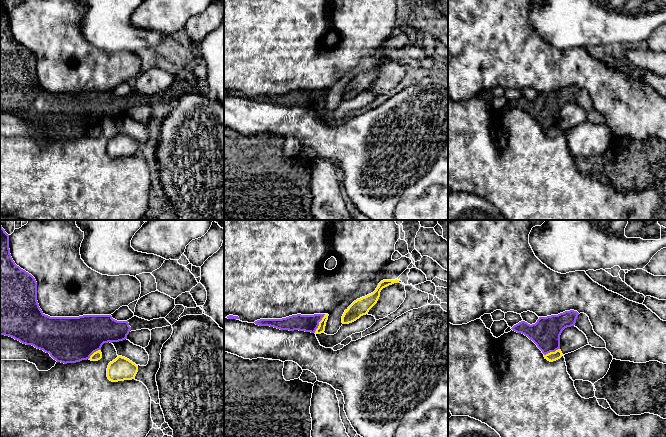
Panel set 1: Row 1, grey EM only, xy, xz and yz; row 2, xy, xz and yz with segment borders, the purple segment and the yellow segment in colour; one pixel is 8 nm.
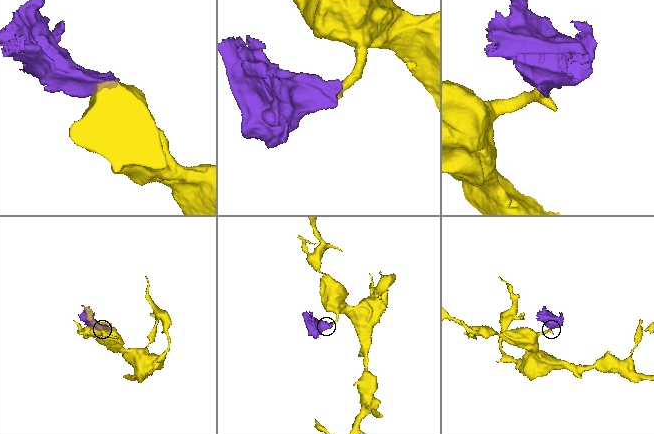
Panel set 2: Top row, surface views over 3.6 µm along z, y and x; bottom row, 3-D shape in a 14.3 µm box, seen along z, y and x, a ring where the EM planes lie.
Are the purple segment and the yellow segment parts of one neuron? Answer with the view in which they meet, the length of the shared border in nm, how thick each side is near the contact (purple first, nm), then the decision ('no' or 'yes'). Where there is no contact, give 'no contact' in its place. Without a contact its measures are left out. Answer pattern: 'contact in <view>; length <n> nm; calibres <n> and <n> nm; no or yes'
contact in xz; length 180 nm; calibres 140 and 60 nm; no

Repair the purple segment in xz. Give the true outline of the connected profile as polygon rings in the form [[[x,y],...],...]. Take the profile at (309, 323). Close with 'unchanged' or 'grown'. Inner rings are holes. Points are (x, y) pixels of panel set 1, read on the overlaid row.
[[[325,314],[292,315],[282,319],[260,319],[254,323],[259,326],[270,326],[280,330],[299,330],[315,333]]]; unchanged

